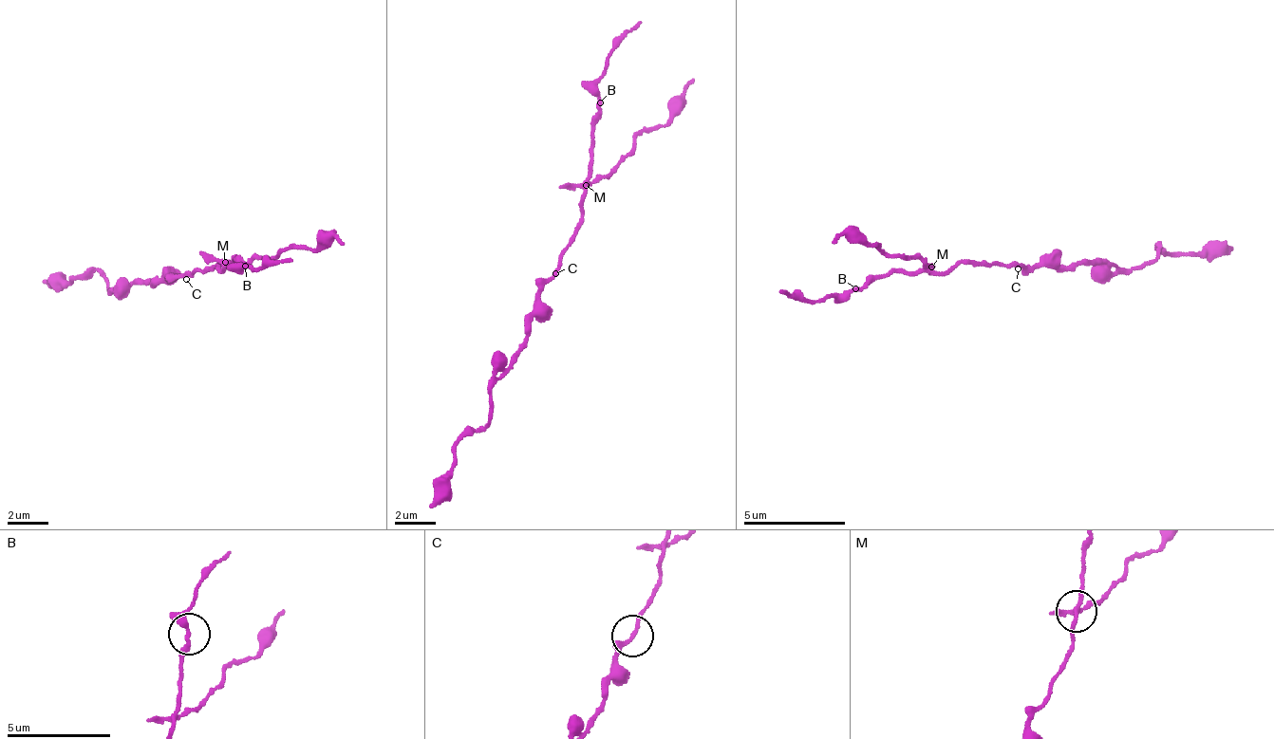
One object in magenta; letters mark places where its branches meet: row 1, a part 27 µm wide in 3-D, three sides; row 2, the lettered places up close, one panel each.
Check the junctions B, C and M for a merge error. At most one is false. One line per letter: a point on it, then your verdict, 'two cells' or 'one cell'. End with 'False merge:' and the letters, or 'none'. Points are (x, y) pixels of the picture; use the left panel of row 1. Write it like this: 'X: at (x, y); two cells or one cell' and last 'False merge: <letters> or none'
B: at (245, 266); one cell
C: at (186, 279); one cell
M: at (225, 262); two cells
False merge: M

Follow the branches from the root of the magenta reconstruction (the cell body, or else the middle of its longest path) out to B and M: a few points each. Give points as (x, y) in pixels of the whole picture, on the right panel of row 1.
B: (1018, 264), (993, 266), (969, 260), (955, 263), (946, 270), (885, 271), (860, 288), (855, 288)
M: (1018, 264), (993, 266), (969, 260), (955, 263), (945, 272), (935, 272), (930, 266)

